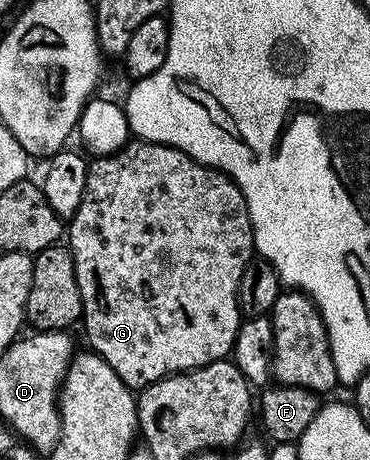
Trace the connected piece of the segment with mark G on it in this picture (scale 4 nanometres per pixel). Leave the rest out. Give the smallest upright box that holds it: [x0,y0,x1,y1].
[67,139,255,391]

